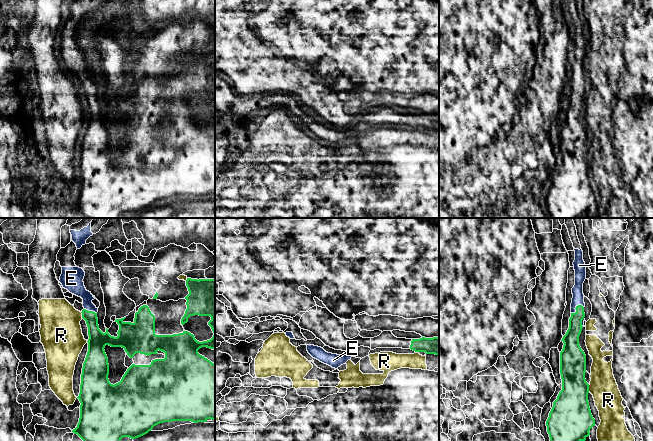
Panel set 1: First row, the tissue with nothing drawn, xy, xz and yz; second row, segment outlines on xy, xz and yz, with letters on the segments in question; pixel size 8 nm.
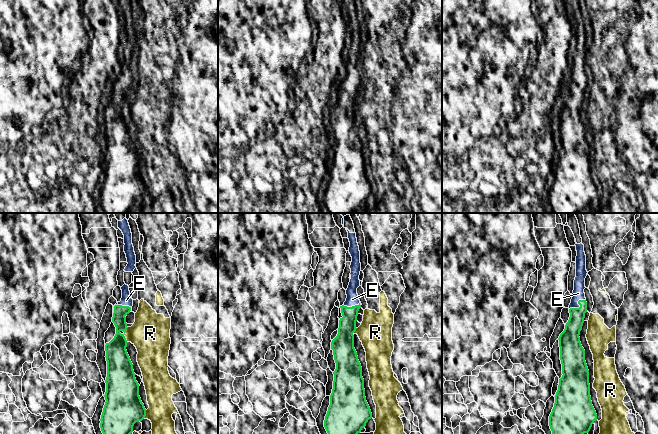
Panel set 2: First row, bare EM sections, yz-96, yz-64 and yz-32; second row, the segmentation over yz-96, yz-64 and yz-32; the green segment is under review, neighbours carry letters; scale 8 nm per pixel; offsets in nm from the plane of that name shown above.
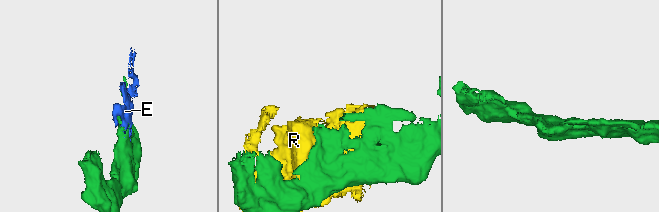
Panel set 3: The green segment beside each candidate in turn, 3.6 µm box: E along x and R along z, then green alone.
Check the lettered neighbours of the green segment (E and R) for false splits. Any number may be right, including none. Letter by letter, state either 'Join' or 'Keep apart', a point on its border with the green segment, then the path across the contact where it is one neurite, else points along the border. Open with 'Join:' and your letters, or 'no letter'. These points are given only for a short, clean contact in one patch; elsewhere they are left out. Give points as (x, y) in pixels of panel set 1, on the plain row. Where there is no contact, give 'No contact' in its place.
Join: E
E: Join. Touches green at yz (575, 84). Path across: yz (571, 114), (575, 104), (575, 84), (578, 80), (578, 73)
R: Keep apart. Touches green at yz (588, 164)

